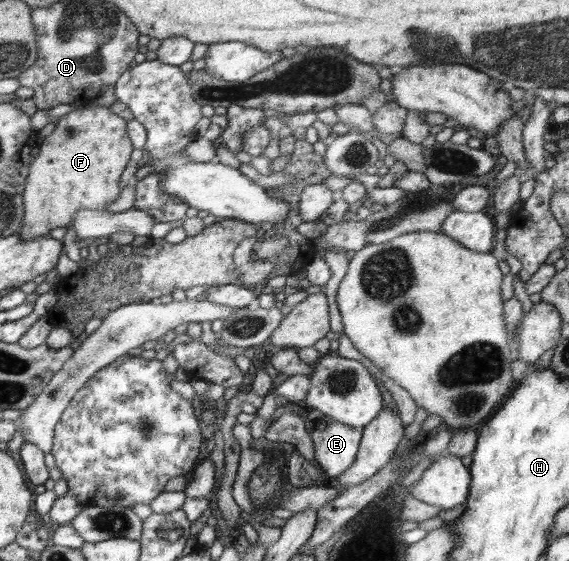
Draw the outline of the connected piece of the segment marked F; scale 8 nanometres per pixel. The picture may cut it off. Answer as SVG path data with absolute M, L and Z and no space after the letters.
M84 104L83 110L71 111L57 119L55 129L39 146L38 156L31 163L21 193L25 202L25 223L19 234L23 242L49 236L49 232L56 228L69 228L75 212L106 210L107 205L123 196L123 172L127 172L127 168L131 168L131 160L135 160L135 145L129 135L130 122L109 107L90 107L89 104Z

